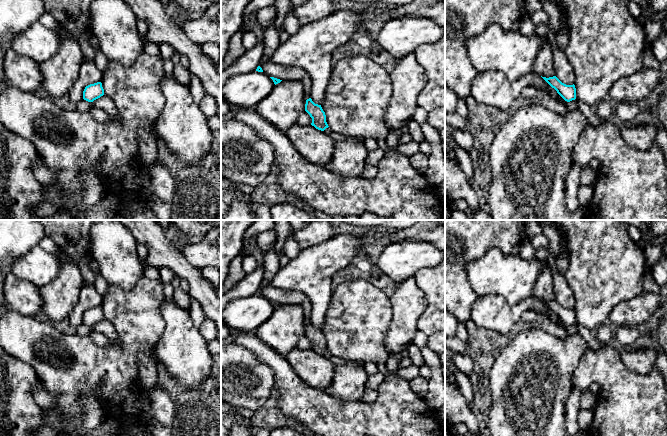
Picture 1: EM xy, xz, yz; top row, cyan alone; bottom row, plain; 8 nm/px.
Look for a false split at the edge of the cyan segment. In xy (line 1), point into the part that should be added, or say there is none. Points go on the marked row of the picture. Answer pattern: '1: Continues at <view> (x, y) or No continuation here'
1: No continuation here

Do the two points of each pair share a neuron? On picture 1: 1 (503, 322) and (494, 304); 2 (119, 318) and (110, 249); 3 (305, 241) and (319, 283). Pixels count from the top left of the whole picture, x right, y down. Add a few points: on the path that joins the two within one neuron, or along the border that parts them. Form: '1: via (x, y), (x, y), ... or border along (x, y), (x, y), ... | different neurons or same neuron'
1: via (501, 318), (494, 311), (494, 308) | same neuron
2: border along (138, 279), (129, 290), (110, 285) | different neurons
3: border along (329, 239), (307, 246), (301, 250) | different neurons

